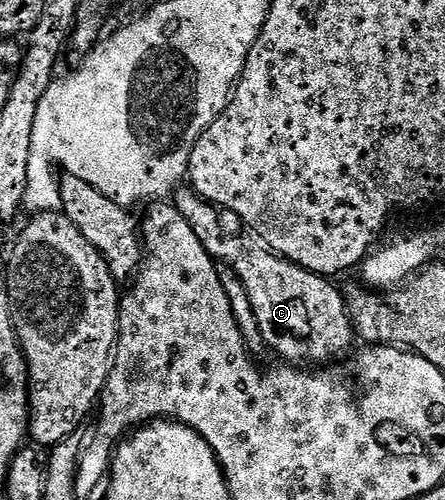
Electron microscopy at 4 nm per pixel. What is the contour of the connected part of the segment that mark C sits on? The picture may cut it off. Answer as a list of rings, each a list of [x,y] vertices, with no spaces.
[[[192,187],[178,188],[171,201],[214,261],[233,269],[243,281],[262,339],[270,350],[273,348],[286,362],[301,367],[321,367],[352,347],[355,330],[349,319],[349,307],[344,292],[336,289],[330,278],[320,277],[318,273],[280,257],[256,236],[240,237],[237,233],[225,233],[218,206],[203,200]]]

